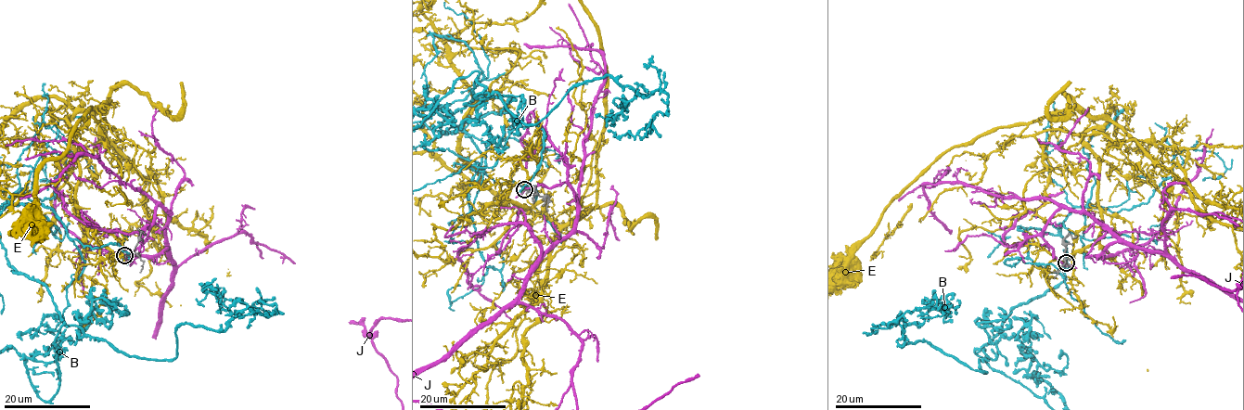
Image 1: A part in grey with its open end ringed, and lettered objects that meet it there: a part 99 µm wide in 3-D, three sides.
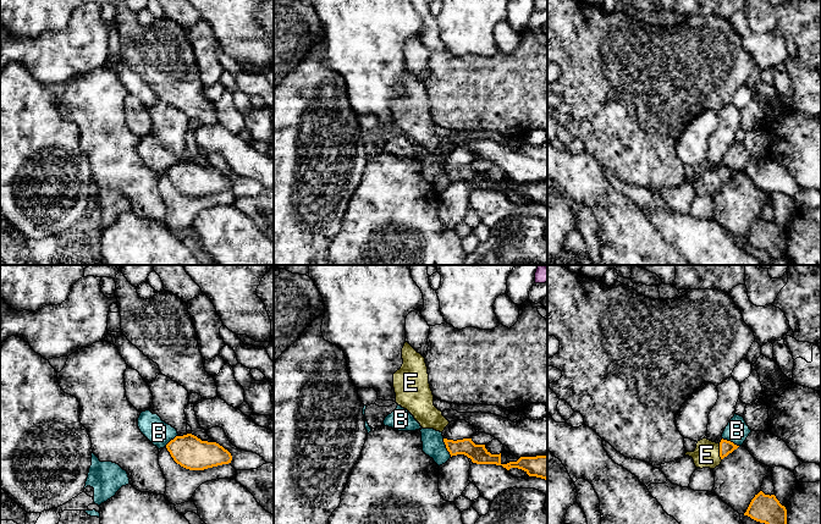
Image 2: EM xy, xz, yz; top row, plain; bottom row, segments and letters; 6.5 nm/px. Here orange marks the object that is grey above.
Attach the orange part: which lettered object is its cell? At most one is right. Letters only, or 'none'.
E

